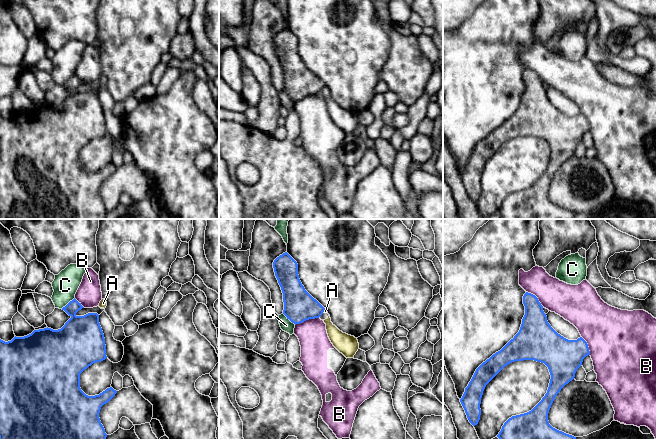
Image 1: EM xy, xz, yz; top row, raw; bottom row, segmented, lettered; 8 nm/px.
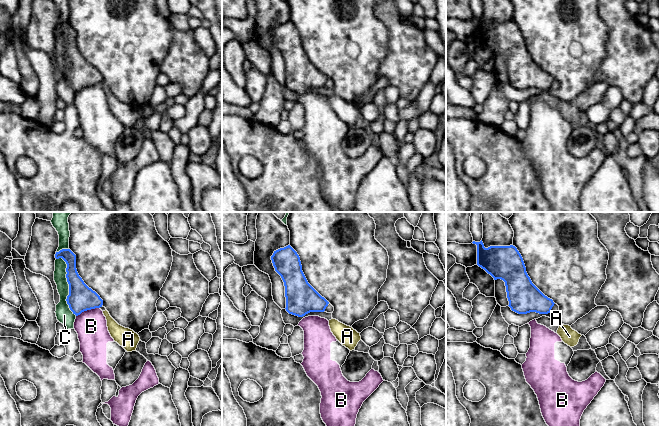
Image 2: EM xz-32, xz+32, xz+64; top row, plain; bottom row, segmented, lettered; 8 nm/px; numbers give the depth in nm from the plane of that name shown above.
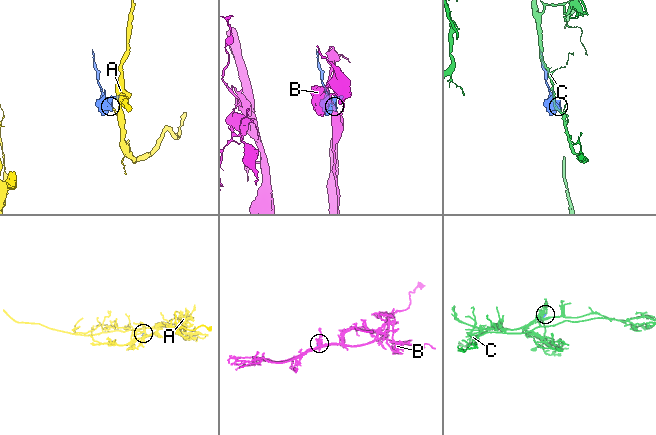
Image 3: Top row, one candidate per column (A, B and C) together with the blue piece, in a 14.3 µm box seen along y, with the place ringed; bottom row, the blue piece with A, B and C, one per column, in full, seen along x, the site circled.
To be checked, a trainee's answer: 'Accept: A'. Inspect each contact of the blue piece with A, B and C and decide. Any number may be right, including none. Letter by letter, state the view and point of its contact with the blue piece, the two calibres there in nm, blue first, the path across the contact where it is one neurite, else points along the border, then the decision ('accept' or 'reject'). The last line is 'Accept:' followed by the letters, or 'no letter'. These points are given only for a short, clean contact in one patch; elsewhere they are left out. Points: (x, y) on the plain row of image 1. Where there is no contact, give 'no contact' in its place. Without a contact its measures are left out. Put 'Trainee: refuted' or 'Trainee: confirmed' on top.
Trainee: refuted
A: meets blue in xz at (323, 87); 260 nm thick on the blue side, 20 nm on the other; border along xz (325, 86), (322, 88); reject
B: meets blue in xz at (306, 95); 260 nm thick on the blue side, 240 nm on the other; reject
C: meets blue in xy at (68, 79); 280 nm thick on the blue side, 200 nm on the other; reject
Accept: no letter

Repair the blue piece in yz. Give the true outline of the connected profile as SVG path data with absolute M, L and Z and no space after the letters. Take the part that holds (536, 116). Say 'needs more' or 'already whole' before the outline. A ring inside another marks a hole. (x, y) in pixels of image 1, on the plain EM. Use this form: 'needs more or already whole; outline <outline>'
already whole; outline M526 68L523 72L525 91L519 108L500 127L483 138L475 147L471 157L465 164L460 178L469 198L475 202L481 191L481 174L486 161L508 140L515 137L534 136L544 139L550 148L551 155L547 169L529 188L512 192L502 202L497 211L501 219L573 219L576 213L553 204L548 197L548 188L561 165L572 157L583 135L590 131L587 118L582 114L568 116L558 110L548 99L543 82L538 74Z

